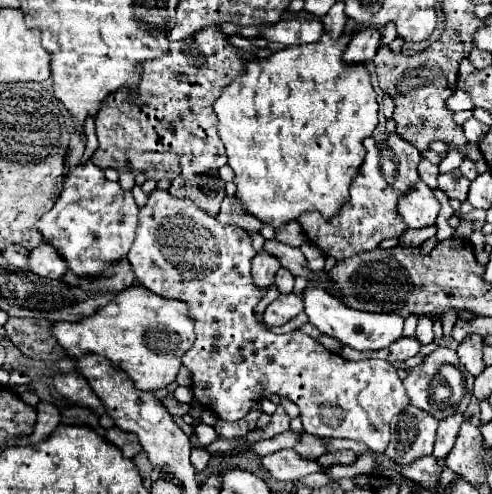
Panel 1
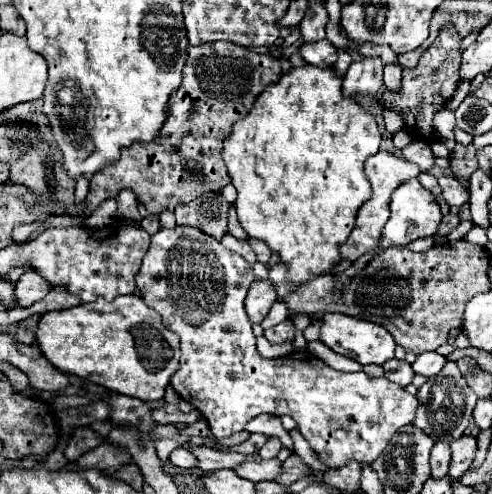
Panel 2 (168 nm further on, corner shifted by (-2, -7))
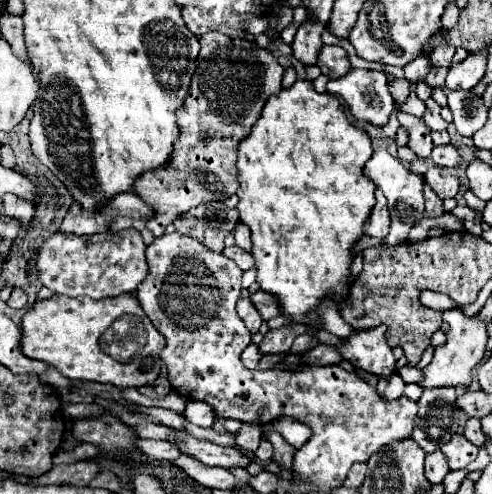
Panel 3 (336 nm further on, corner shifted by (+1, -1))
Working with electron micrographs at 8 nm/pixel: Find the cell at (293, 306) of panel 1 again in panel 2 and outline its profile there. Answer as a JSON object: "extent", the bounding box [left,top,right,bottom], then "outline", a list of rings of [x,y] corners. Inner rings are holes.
{"extent":[265,319,295,343],"outline":[[[287,319],[287,321],[283,321],[283,323],[279,323],[279,325],[275,325],[275,327],[265,331],[265,337],[271,343],[281,343],[281,341],[293,339],[293,335],[295,335],[295,325],[293,325],[291,319]]]}

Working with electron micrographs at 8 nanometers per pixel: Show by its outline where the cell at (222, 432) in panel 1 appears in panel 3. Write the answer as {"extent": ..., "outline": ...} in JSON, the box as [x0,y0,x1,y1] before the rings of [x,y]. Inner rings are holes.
{"extent":[236,423,260,453],"outline":[[[244,423],[242,429],[236,433],[236,447],[242,449],[242,451],[248,451],[248,453],[254,453],[260,445],[260,425],[256,423]]]}

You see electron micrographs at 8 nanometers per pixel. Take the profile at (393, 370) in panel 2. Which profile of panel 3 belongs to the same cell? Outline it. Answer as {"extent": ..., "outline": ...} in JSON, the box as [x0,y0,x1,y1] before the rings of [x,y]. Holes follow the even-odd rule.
{"extent":[376,375,404,401],"outline":[[[392,375],[390,379],[380,379],[376,385],[376,393],[380,393],[380,397],[384,397],[386,401],[398,399],[404,391],[404,381],[400,379],[400,375]]]}

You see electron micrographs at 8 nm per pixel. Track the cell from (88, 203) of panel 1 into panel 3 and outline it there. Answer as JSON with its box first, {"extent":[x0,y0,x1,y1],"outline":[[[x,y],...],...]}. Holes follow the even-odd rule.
{"extent":[36,227,148,299],"outline":[[[133,227],[115,234],[104,232],[84,237],[52,233],[38,251],[36,265],[42,283],[54,293],[70,297],[88,295],[92,299],[132,293],[148,273],[146,245],[140,231]]]}

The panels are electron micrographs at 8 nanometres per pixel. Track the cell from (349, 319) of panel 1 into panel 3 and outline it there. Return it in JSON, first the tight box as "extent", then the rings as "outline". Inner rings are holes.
{"extent":[338,325,396,377],"outline":[[[384,325],[370,331],[356,331],[338,347],[338,351],[346,361],[372,375],[390,377],[396,373],[396,357],[386,345]]]}

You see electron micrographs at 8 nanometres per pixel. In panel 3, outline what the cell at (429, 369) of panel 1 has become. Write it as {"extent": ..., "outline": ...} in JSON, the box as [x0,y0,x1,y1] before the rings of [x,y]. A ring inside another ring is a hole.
{"extent":[412,389,462,453],"outline":[[[424,389],[418,401],[418,417],[416,427],[412,431],[412,439],[424,449],[424,453],[434,453],[448,441],[460,427],[458,417],[462,415],[456,405],[456,389]]]}

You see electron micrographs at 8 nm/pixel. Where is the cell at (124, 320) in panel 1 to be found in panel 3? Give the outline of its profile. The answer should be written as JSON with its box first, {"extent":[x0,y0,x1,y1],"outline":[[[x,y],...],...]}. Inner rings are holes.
{"extent":[20,293,164,389],"outline":[[[130,293],[110,297],[110,299],[100,299],[100,301],[94,301],[90,297],[64,297],[64,295],[52,295],[50,299],[36,299],[36,303],[22,317],[20,349],[26,357],[38,359],[56,367],[68,379],[98,381],[120,389],[154,383],[160,373],[160,349],[164,345],[164,337],[152,325],[148,325],[146,347],[142,349],[140,355],[134,357],[132,363],[118,363],[110,355],[100,351],[100,345],[98,345],[100,335],[122,313],[146,317],[138,299],[132,297]]]}

